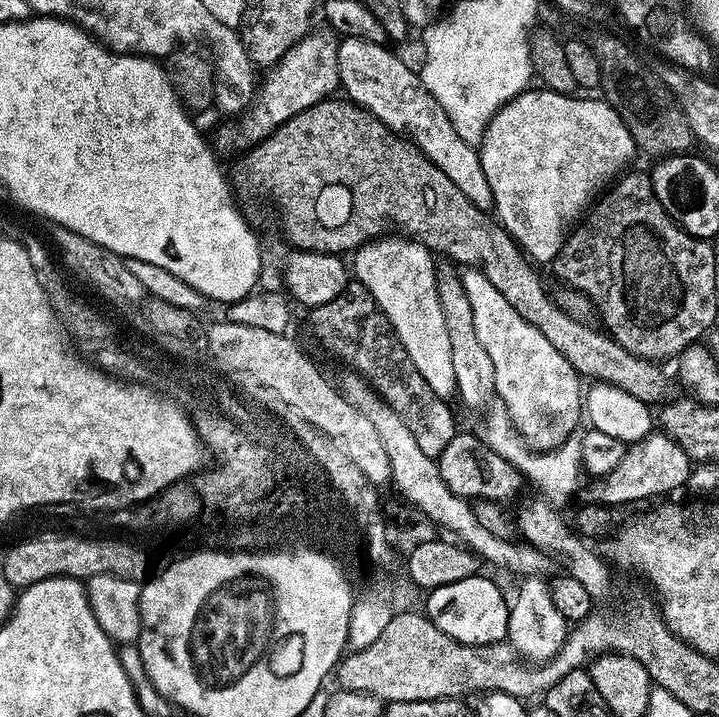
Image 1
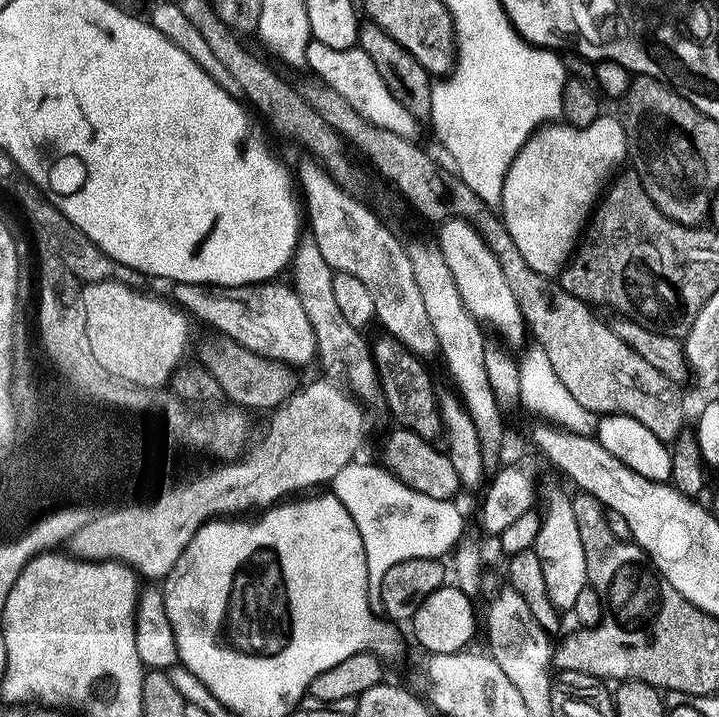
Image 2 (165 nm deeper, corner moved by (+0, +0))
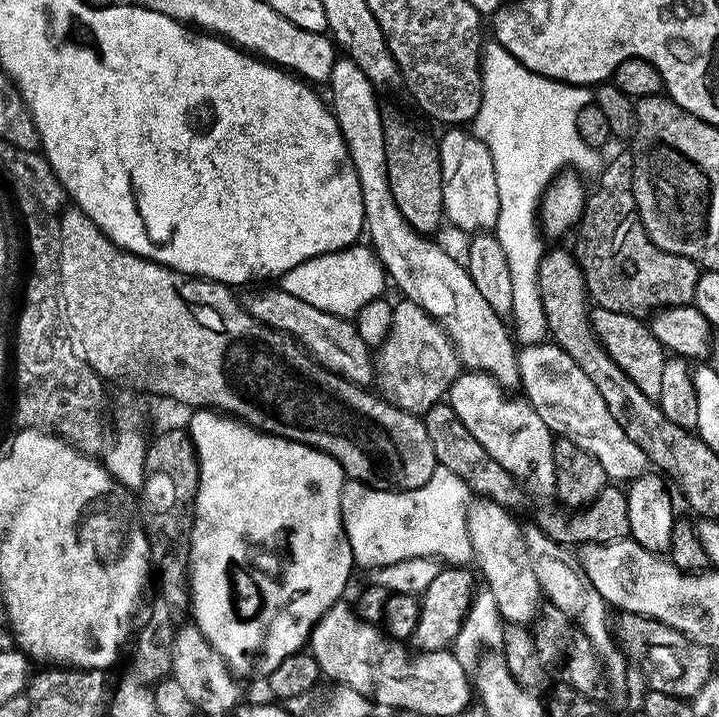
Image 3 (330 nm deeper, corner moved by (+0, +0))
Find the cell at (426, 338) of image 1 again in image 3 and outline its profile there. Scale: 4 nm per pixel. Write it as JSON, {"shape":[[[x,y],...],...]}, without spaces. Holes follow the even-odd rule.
{"shape":[[[484,498],[478,503],[481,504],[473,503],[468,509],[468,529],[475,563],[480,563],[488,579],[487,591],[494,598],[496,608],[505,621],[531,625],[541,615],[542,593],[527,554],[524,528],[512,517],[515,515],[509,509],[498,506],[495,501]]]}

